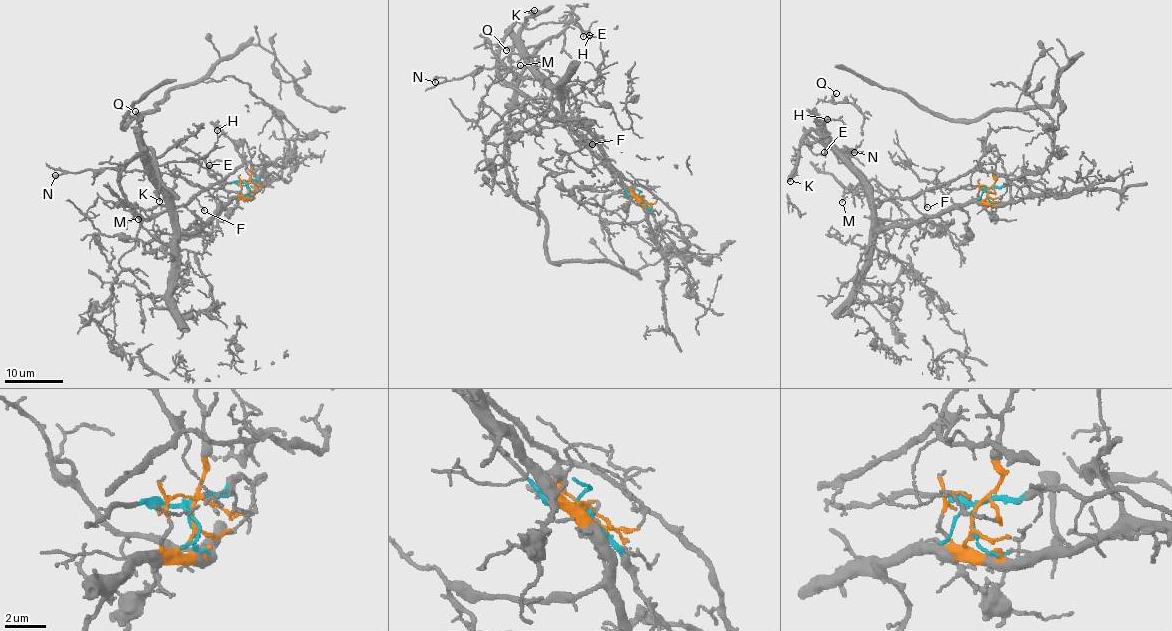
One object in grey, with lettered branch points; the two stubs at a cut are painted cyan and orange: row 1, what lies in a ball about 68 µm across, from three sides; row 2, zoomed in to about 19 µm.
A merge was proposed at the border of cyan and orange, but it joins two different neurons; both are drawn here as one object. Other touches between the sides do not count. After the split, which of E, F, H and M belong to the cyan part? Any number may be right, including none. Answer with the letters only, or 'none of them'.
E, F, H, M

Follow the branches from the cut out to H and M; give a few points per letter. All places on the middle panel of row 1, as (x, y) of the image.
H: (639, 198), (549, 105), (500, 74), (499, 45), (517, 21), (531, 28), (573, 22), (588, 35)
M: (639, 198), (631, 196), (622, 187), (605, 163), (549, 105), (535, 102), (498, 81), (512, 68), (520, 66)

